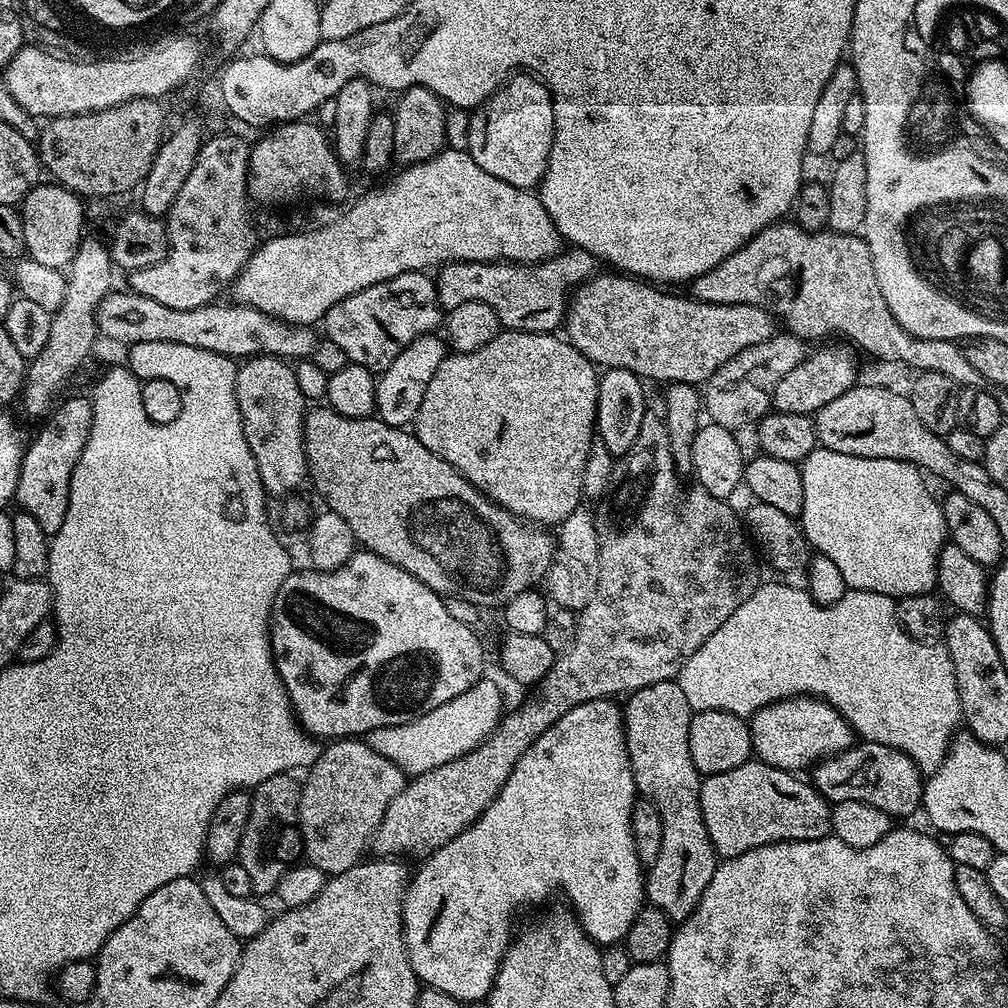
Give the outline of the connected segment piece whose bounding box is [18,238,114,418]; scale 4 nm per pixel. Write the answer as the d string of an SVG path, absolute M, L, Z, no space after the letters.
M81 239L72 263L66 269L66 298L62 300L62 306L52 313L50 338L46 338L46 346L42 346L42 351L27 365L24 373L24 387L18 397L18 404L24 407L28 416L44 418L49 415L50 409L61 395L59 392L63 390L64 383L79 370L84 359L91 354L96 340L98 341L96 311L102 298L113 291L114 265L108 244L88 239Z

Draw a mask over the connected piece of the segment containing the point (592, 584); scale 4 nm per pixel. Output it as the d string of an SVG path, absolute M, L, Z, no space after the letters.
M579 507L572 511L563 523L559 525L556 536L556 556L550 570L544 579L544 588L547 597L566 610L579 612L584 609L597 592L598 582L598 552L595 517Z

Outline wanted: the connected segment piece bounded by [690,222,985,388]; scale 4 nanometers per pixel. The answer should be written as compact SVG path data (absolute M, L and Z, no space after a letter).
M777 222L763 228L754 239L744 244L730 258L718 262L714 270L706 270L690 282L690 295L694 300L711 304L749 304L766 310L787 331L798 338L815 342L819 336L830 336L834 332L853 340L864 352L885 360L888 364L905 364L916 368L917 373L933 372L954 378L961 388L980 388L985 383L982 374L970 366L963 347L955 340L918 338L912 336L890 314L882 290L878 290L878 278L874 275L874 258L870 258L870 246L866 246L863 235L850 232L808 232L795 222Z

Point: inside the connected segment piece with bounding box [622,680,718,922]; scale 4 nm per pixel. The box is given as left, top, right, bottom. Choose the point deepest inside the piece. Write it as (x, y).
(657, 719)

